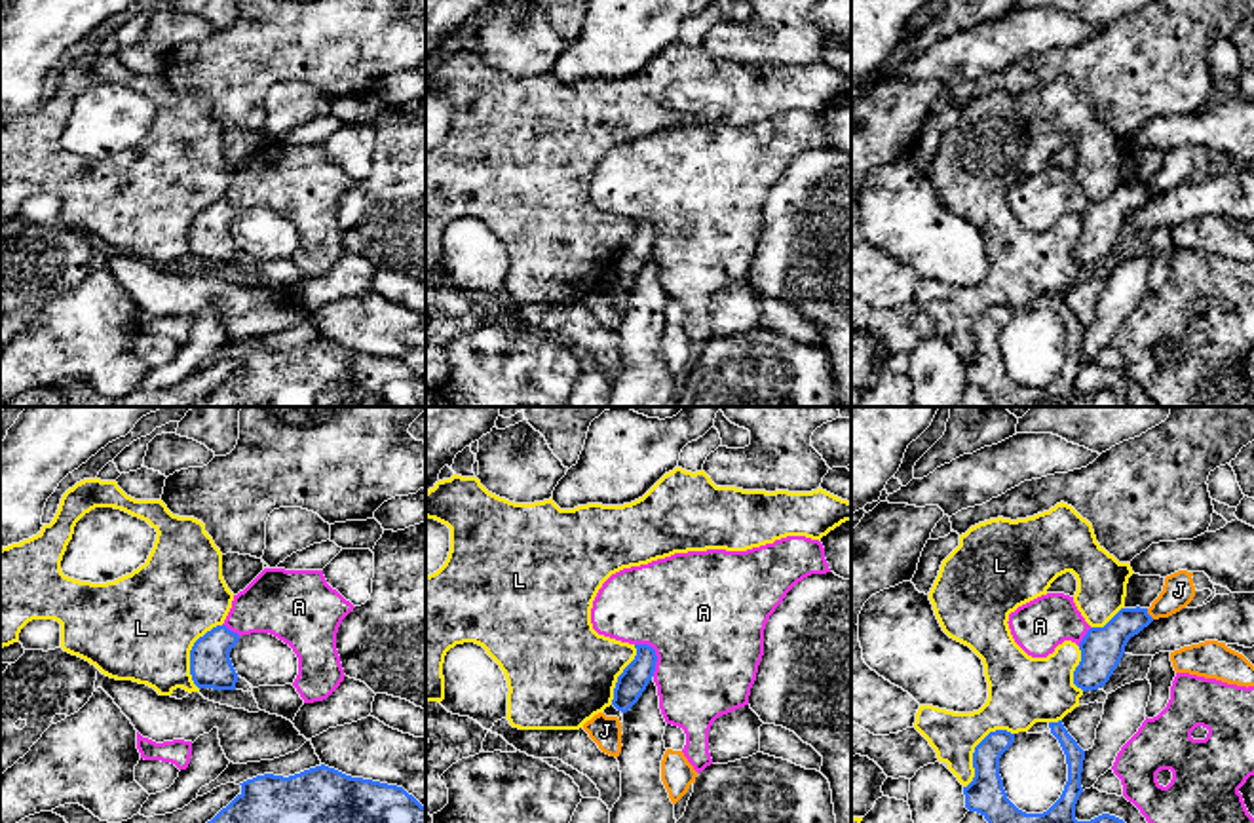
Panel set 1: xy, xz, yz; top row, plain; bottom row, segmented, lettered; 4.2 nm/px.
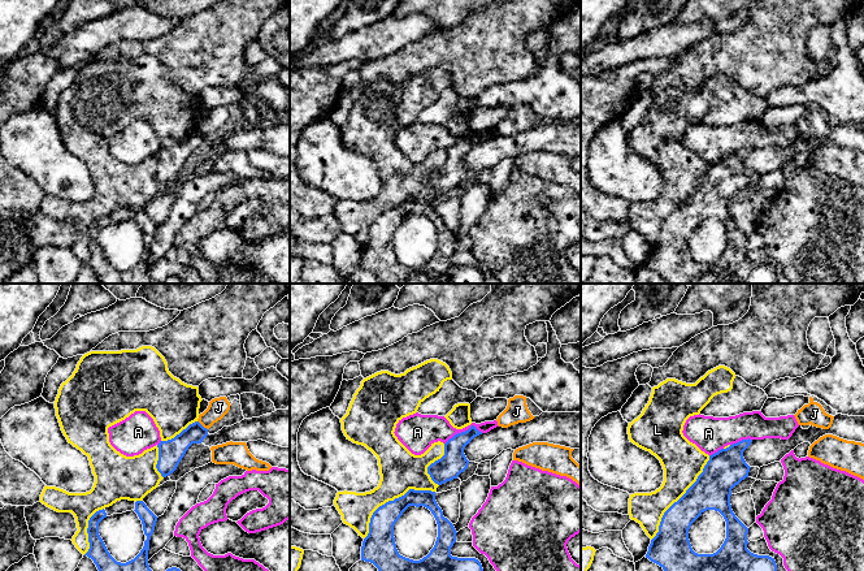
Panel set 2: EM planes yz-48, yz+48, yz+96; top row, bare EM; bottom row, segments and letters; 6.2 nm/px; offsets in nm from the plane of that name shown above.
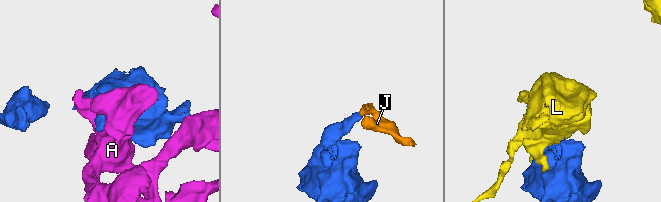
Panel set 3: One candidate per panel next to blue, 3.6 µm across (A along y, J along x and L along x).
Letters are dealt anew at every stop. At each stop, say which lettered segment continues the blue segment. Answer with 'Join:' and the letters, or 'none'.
Join: none

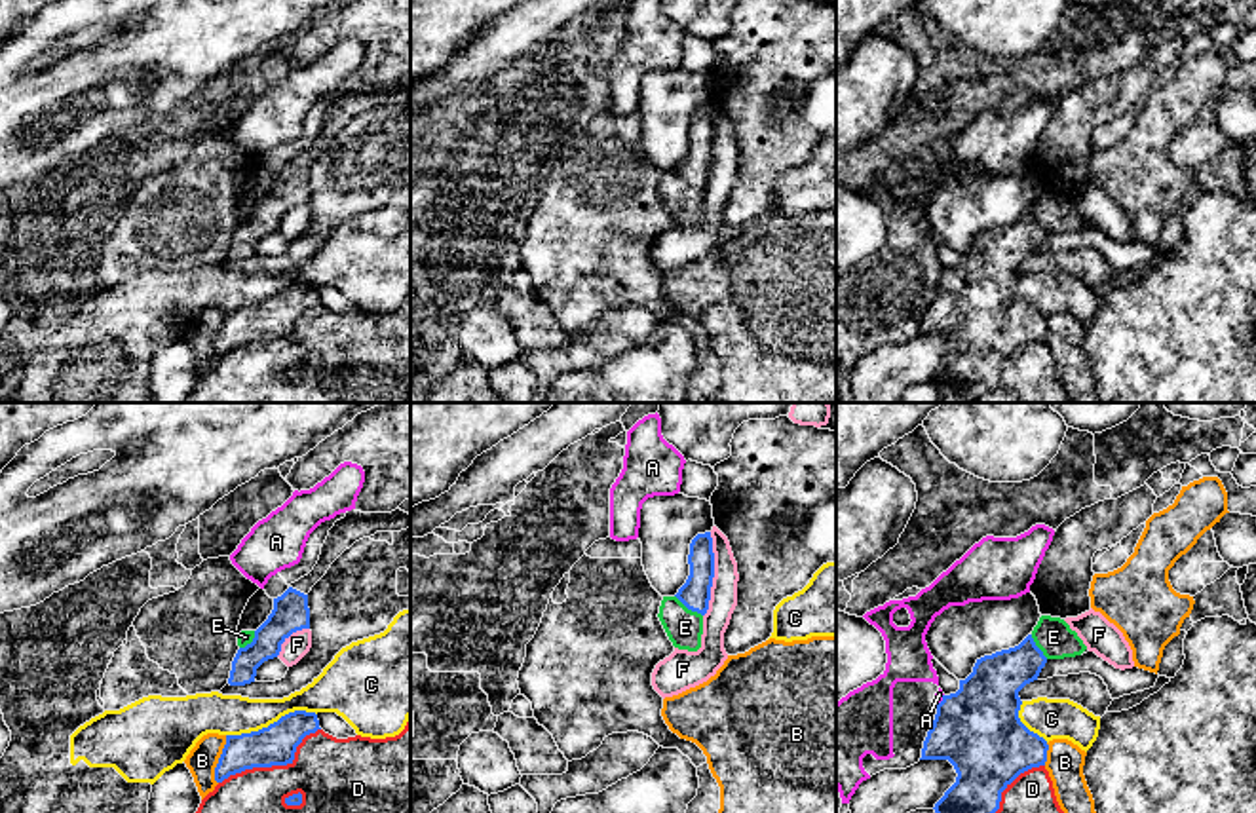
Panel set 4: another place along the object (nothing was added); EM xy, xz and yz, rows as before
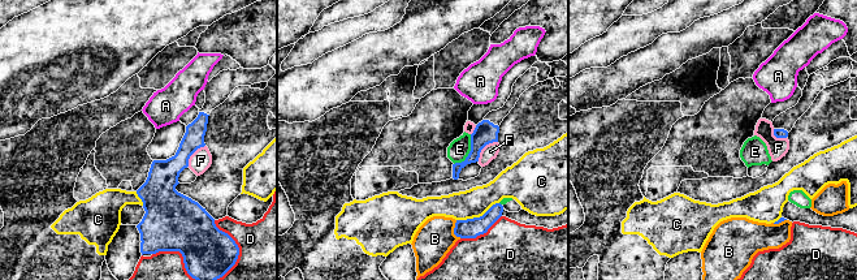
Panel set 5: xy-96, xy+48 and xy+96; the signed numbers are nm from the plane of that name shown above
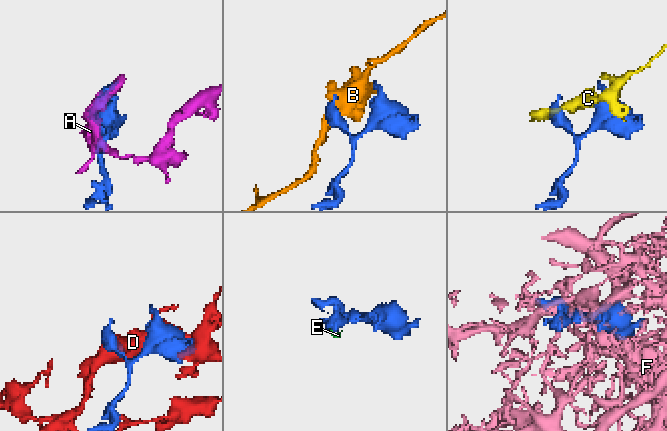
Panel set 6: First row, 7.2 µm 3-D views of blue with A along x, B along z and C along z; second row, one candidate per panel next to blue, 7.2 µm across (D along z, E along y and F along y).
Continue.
Join: none

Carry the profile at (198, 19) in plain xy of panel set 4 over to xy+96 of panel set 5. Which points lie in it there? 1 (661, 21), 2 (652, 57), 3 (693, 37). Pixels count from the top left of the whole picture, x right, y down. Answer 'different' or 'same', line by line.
1: different
2: same
3: same

